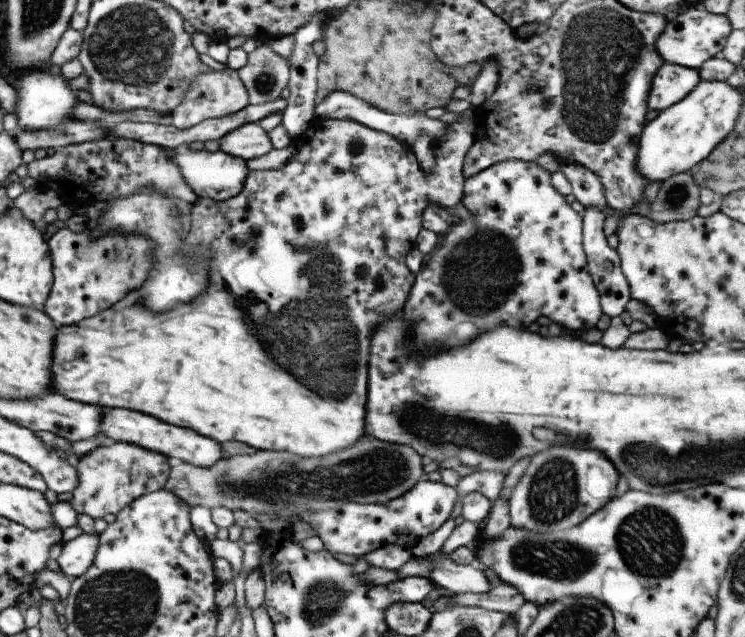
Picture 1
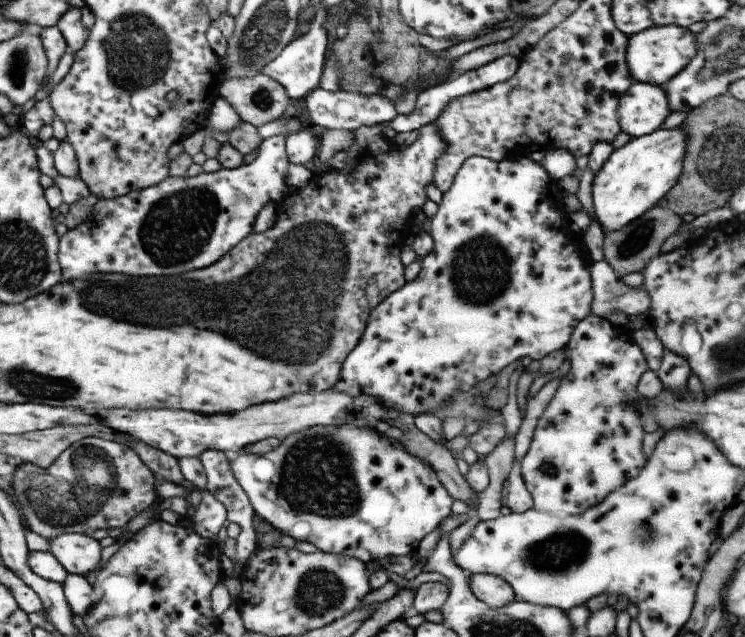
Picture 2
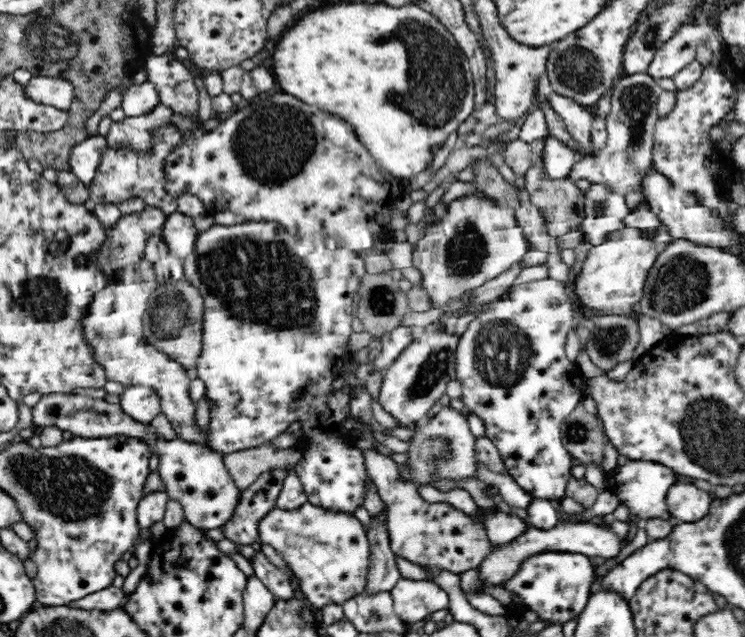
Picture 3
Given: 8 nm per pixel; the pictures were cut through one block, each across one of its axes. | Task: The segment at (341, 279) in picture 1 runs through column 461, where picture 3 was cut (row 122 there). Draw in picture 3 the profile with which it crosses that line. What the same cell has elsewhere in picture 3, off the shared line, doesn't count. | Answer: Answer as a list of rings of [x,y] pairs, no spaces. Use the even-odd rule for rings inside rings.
[[[160,104],[149,114],[135,117],[126,116],[123,120],[112,121],[105,140],[110,148],[126,146],[146,152],[154,148],[152,132],[156,132],[156,128],[160,128],[162,124],[175,124],[179,127],[182,135],[190,128],[198,126],[197,118],[176,116],[166,106]]]

